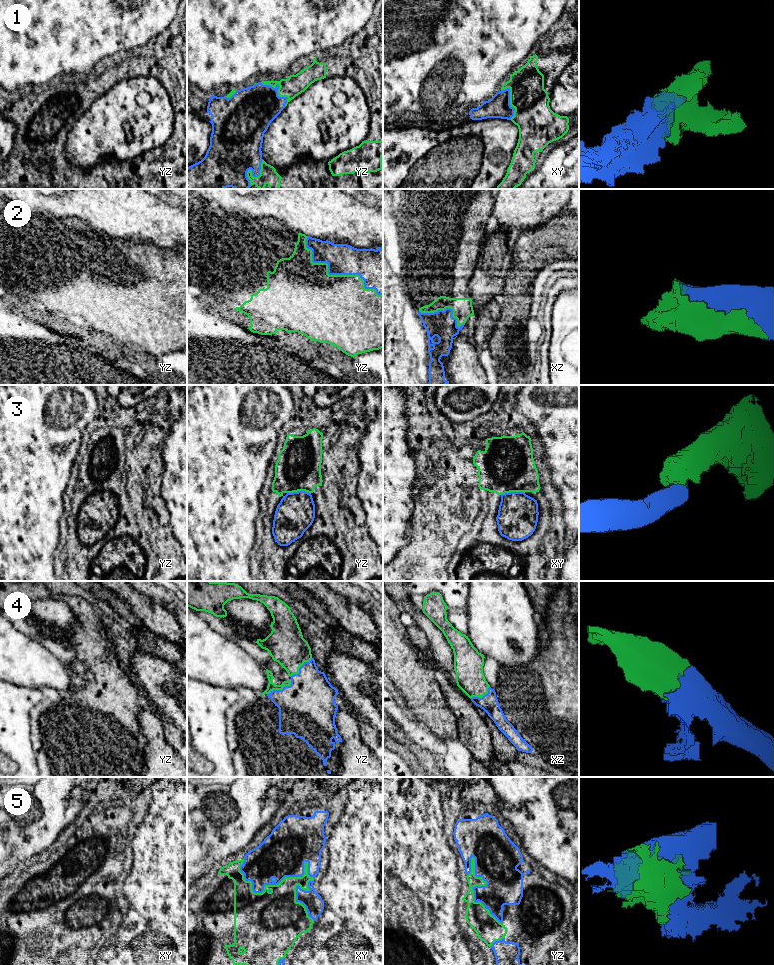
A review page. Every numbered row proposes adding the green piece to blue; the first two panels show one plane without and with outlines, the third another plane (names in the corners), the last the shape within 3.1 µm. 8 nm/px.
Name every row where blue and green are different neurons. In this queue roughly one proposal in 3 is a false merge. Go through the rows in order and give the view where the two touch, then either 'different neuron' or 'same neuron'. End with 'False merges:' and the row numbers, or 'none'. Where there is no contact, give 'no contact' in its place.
1: yz | same neuron
2: yz | same neuron
3: yz | same neuron
4: yz | same neuron
5: xy | different neuron
False merges: 5

